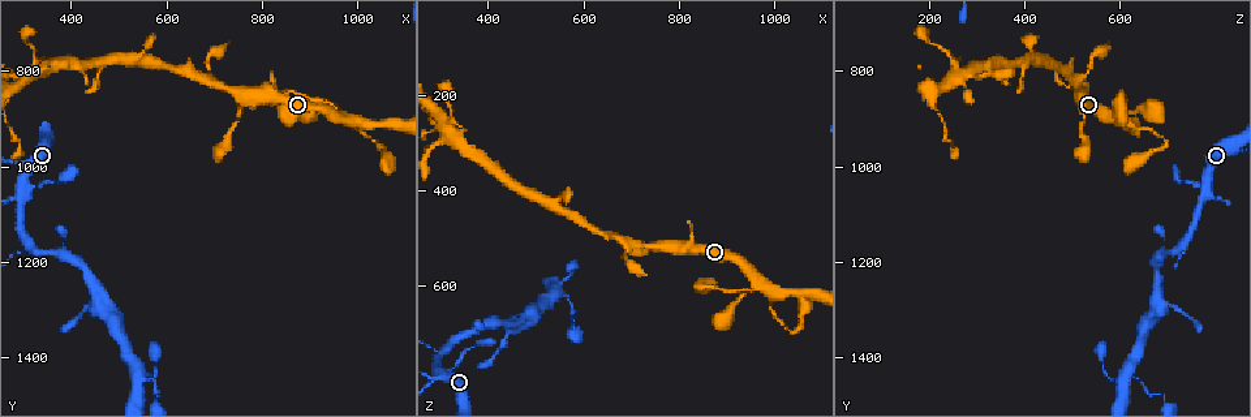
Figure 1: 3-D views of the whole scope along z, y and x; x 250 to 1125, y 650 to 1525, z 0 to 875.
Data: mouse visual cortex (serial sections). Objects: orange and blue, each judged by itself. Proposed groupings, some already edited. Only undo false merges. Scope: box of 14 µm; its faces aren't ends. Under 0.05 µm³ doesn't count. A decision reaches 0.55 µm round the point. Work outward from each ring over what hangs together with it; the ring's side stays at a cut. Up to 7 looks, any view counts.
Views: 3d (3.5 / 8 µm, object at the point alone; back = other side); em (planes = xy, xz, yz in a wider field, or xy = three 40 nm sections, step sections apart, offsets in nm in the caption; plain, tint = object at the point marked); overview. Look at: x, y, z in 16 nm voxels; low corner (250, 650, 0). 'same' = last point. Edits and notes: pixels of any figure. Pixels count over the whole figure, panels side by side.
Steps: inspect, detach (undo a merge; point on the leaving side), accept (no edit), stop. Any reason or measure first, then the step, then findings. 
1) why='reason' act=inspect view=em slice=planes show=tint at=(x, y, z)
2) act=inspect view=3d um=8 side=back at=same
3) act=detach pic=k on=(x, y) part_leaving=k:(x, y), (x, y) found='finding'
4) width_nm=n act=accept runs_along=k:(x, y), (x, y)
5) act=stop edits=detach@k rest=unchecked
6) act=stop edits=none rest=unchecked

why='thick turns thin' act=inspect view=3d um=3.5 at=(990, 925, 645)

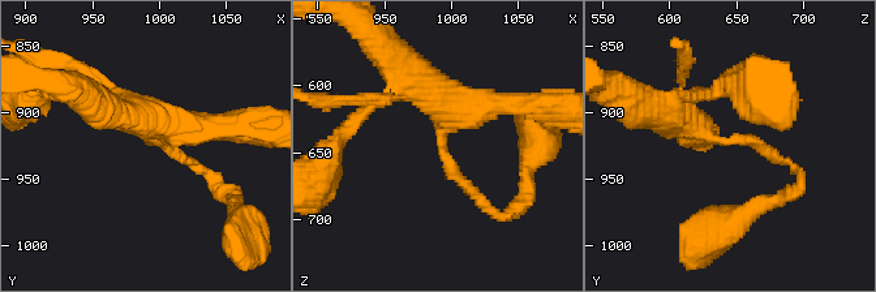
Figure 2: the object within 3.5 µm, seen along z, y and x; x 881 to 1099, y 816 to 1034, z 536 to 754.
why='now the EM' act=inspect view=em slice=xy step=2 show=tint at=(992, 924, 642)

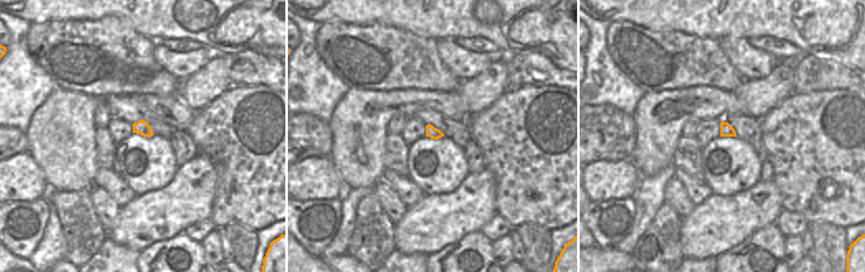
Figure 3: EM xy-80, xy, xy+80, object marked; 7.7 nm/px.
arm_widths_nm=150,450 act=accept runs_along=2:(413, 77), (441, 104), (449, 164), (489, 207) found='continuous, no second cell'

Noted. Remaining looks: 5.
why='arms part here' act=inspect view=3d um=8 at=(315, 1165, 735)

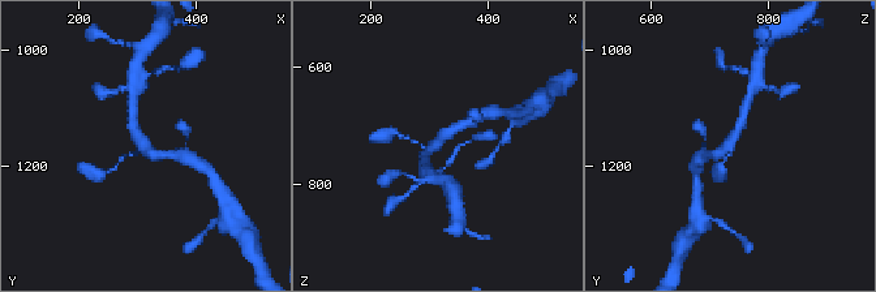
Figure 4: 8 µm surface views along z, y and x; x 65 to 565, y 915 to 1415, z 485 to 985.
arms=3 arm_widths_nm=100,250,300 why='shape alone is not enough' act=inspect view=em slice=xy step=2 show=tint at=(315, 1155, 730)

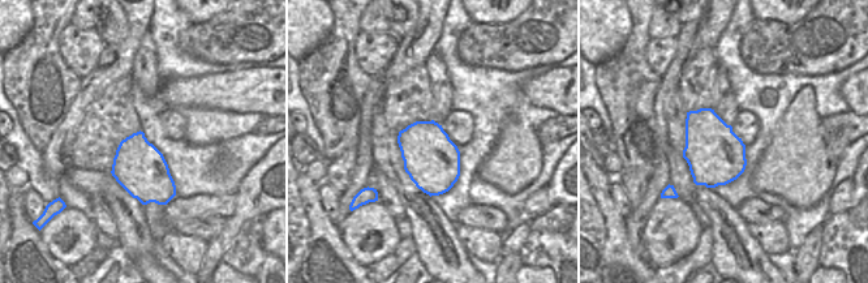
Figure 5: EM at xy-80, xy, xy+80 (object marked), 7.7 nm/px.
act=accept runs_along=4:(132, 112), (137, 137), (174, 155) found='all the same cell'

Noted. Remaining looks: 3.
why='looks like a crossing' act=inspect view=3d um=3.5 at=(540, 1430, 615)

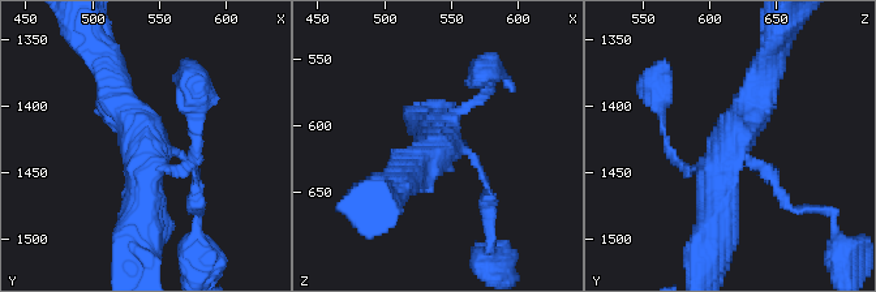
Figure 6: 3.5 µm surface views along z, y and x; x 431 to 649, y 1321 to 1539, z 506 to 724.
arms=4 arm_widths_nm=100,150,400,450 act=inspect view=em slice=xy step=2 show=tint at=(544, 1430, 618)

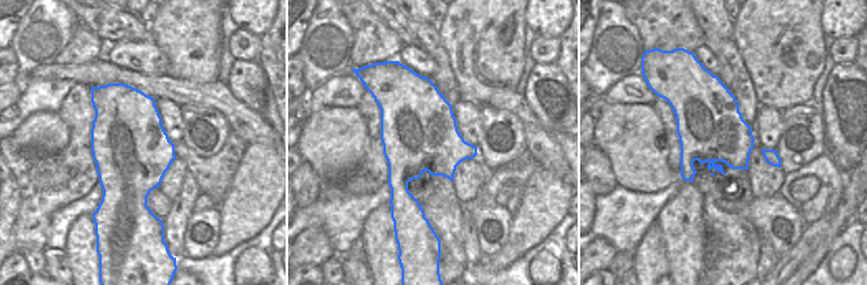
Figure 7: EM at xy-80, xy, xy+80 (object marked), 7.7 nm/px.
width_nm=600 act=accept runs_along=6:(764, 76), (715, 171), (718, 223) found='continuous, no second cell'

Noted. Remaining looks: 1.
act=stop edits=none rest=unchecked

